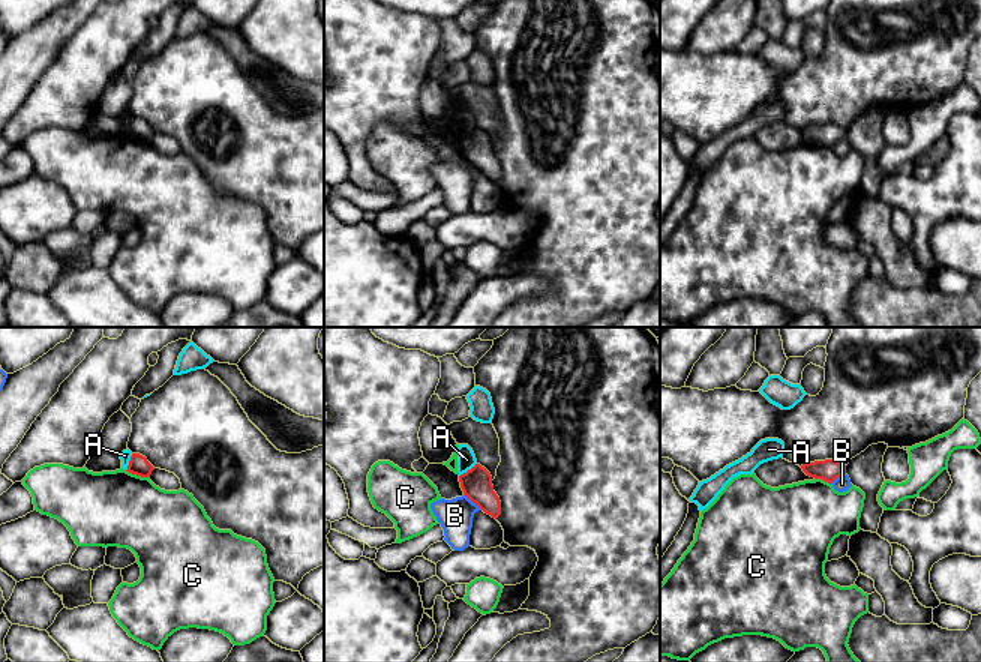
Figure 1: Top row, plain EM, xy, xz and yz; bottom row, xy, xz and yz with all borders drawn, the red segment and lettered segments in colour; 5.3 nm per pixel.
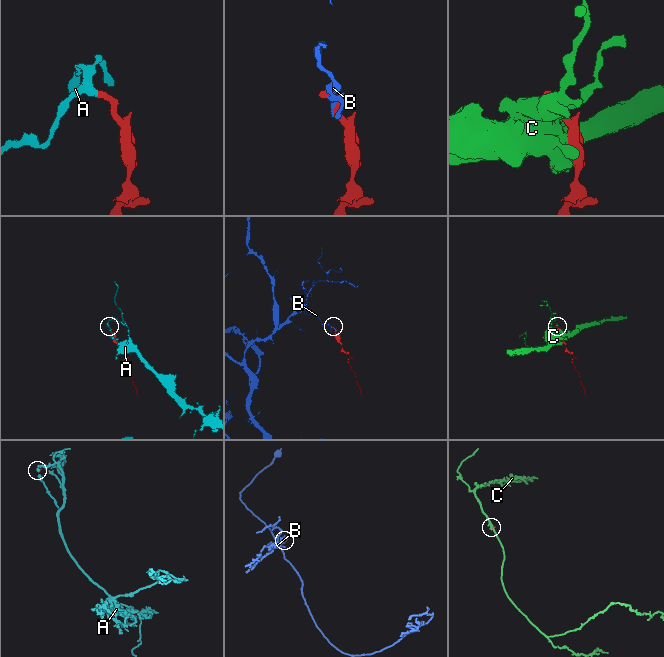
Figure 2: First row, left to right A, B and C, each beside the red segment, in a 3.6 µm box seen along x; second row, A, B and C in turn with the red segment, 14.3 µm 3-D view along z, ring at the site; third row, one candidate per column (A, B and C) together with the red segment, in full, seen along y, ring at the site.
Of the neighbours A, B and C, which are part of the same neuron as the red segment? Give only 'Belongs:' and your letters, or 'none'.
Belongs: none

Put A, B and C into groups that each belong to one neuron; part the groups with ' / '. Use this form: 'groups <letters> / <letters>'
groups A / B / C

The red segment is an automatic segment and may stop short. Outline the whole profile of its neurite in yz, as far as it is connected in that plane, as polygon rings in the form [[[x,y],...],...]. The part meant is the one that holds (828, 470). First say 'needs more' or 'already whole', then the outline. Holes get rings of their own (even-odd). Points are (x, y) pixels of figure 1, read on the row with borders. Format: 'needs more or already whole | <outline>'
already whole | [[[814,461],[801,465],[802,471],[814,479],[822,479],[828,483],[832,483],[837,477],[846,474],[846,465],[834,461]]]

